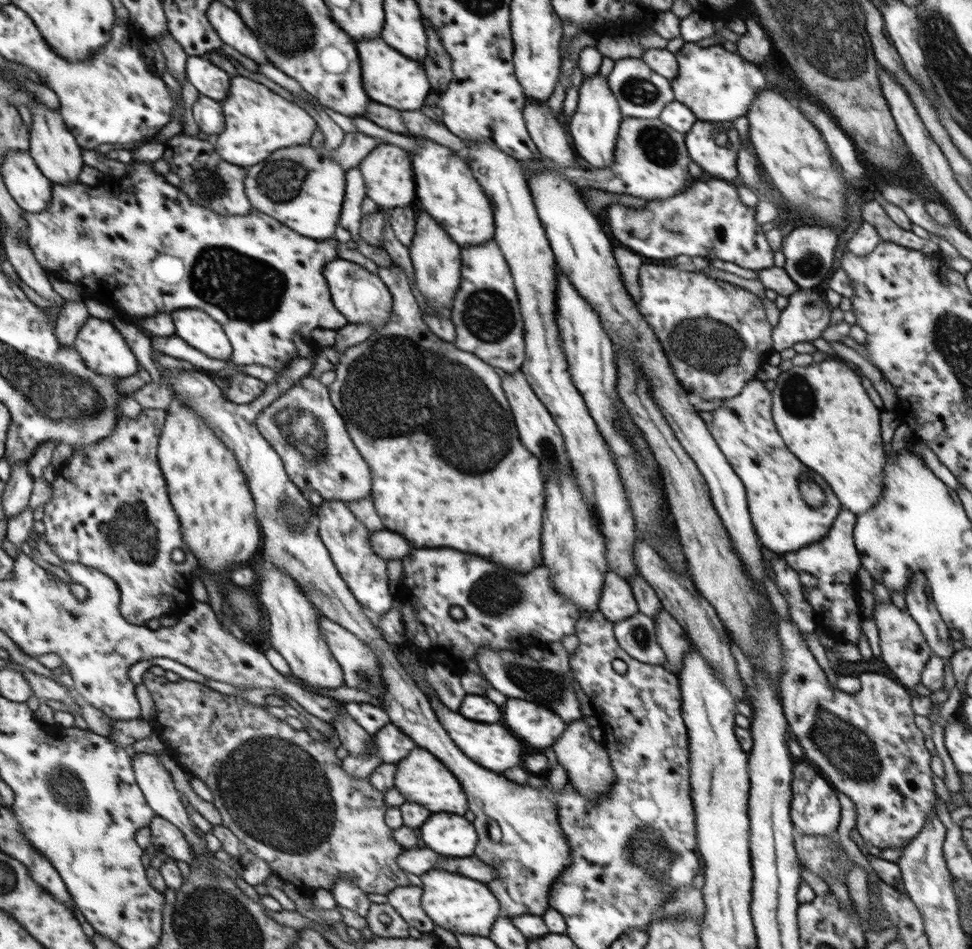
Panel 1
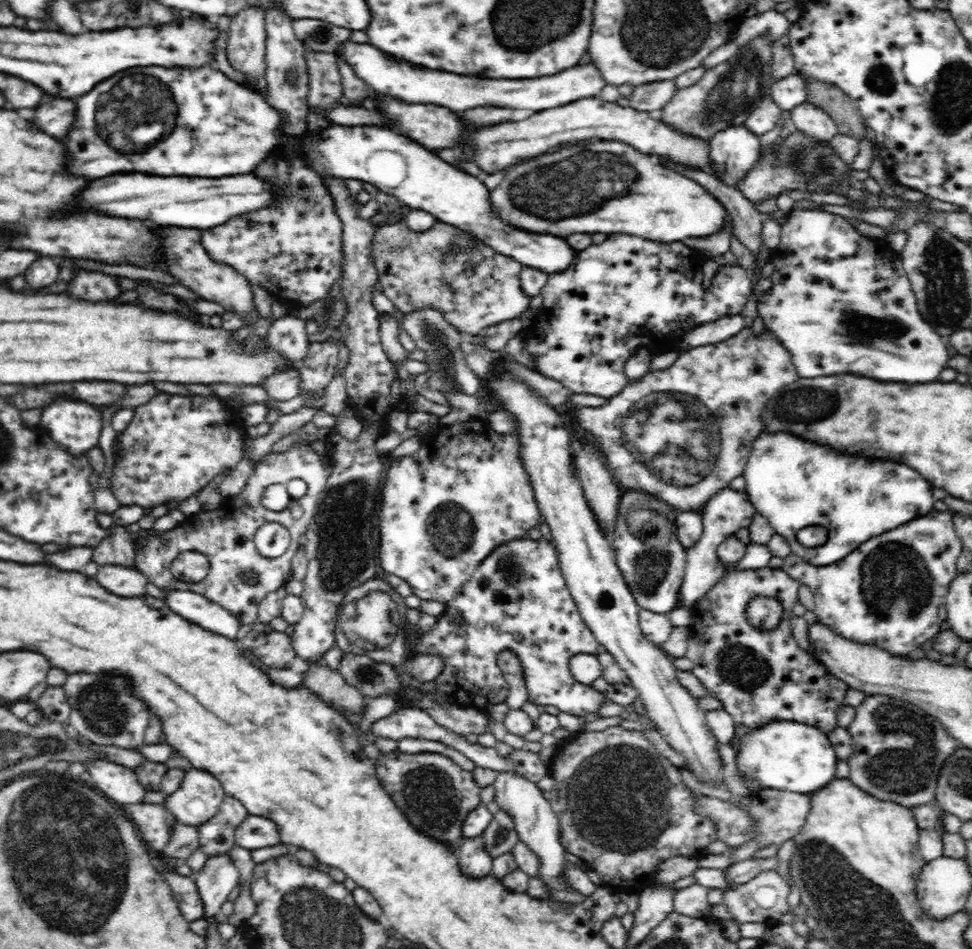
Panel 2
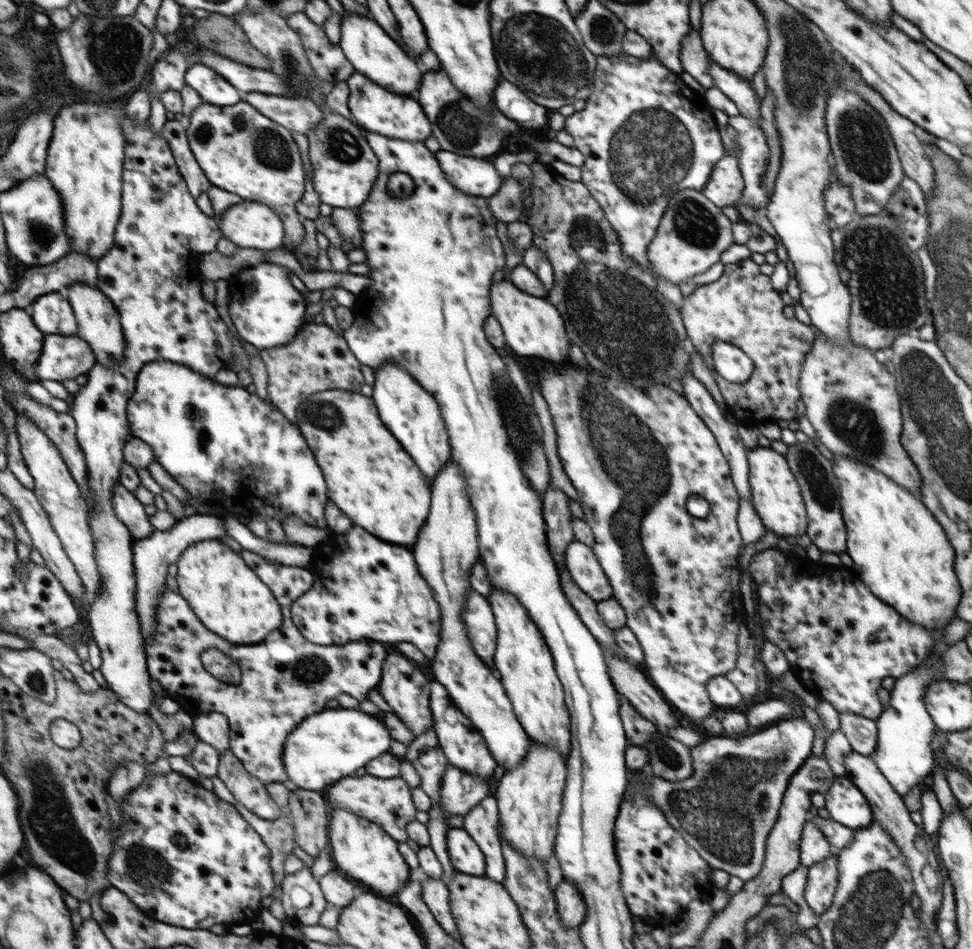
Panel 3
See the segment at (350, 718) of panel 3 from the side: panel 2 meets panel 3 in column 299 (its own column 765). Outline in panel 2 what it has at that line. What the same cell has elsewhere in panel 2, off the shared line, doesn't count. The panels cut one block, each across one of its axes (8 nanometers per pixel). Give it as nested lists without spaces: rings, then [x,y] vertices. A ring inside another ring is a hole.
[[[790,720],[770,722],[750,734],[746,734],[744,738],[740,738],[740,749],[736,751],[736,768],[742,776],[756,780],[762,785],[762,788],[774,788],[802,794],[816,792],[816,790],[824,788],[826,784],[830,784],[835,779],[834,772],[837,762],[833,744],[830,743],[825,732],[820,731],[818,727]]]

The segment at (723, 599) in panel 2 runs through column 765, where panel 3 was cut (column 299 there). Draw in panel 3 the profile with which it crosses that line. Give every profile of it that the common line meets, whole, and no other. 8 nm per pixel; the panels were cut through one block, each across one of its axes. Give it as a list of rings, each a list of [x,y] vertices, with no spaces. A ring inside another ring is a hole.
[[[247,551],[244,553],[246,564],[254,568],[260,580],[272,591],[274,598],[279,602],[283,620],[281,626],[270,632],[263,642],[258,644],[230,644],[221,636],[211,632],[190,608],[189,602],[180,592],[172,592],[168,584],[158,594],[157,628],[149,644],[146,645],[149,657],[149,669],[153,678],[163,687],[164,697],[178,702],[179,706],[191,717],[198,713],[222,713],[229,722],[229,746],[247,770],[257,776],[262,783],[284,782],[288,779],[284,769],[284,754],[286,736],[297,728],[307,716],[316,714],[326,708],[326,703],[344,694],[352,696],[359,702],[367,700],[371,690],[377,689],[382,677],[382,665],[391,647],[387,644],[368,639],[352,640],[342,646],[323,646],[309,642],[297,626],[293,624],[291,616],[292,603],[302,594],[308,592],[313,586],[314,575],[306,568],[284,566],[270,562],[258,554]],[[206,648],[218,648],[223,654],[238,662],[242,669],[241,684],[228,685],[214,678],[200,661],[200,654]]]

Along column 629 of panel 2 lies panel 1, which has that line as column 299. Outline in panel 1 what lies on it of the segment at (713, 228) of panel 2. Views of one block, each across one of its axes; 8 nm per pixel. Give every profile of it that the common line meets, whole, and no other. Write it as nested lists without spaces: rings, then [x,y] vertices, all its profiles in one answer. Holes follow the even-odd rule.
[[[308,102],[304,106],[316,119],[324,136],[324,145],[315,148],[309,142],[298,144],[298,148],[280,148],[272,152],[266,160],[250,168],[249,198],[254,200],[254,208],[258,208],[259,212],[276,218],[294,232],[318,241],[328,240],[335,236],[338,216],[344,205],[346,174],[336,160],[325,158],[323,153],[336,151],[345,132],[321,109],[320,104]]]

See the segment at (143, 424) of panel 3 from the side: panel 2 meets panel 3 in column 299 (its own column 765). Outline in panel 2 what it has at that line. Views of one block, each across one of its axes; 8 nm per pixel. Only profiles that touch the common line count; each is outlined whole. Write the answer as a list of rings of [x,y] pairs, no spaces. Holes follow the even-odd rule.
[[[763,429],[754,439],[753,449],[742,475],[746,482],[744,492],[756,512],[762,514],[775,534],[786,542],[790,553],[814,566],[837,563],[866,540],[924,516],[934,506],[932,484],[924,480],[914,468],[908,468],[906,464],[894,464],[890,460],[870,460],[862,456],[840,454],[830,446],[814,444],[786,431],[772,432]],[[806,526],[824,526],[828,530],[826,542],[809,548],[800,544],[796,539],[796,532]]]

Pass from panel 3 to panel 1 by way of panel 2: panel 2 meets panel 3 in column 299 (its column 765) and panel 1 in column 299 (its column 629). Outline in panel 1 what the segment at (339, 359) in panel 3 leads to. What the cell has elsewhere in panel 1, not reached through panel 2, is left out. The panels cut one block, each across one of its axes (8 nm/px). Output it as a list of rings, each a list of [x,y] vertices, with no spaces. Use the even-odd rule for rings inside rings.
[[[307,375],[266,407],[256,418],[258,430],[280,455],[286,474],[305,497],[313,490],[319,492],[326,501],[340,499],[352,502],[371,497],[372,477],[368,463],[350,438],[344,419],[330,400],[328,387],[320,379]]]

